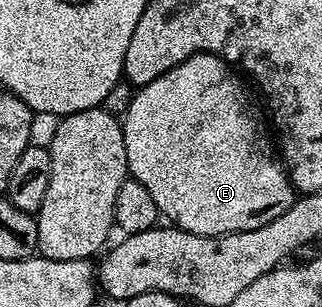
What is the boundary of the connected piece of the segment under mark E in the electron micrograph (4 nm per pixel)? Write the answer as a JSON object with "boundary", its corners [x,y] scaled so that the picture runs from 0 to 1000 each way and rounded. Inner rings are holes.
{"boundary":[[[612,169],[571,202],[534,215],[534,228],[497,241],[497,254],[438,277],[407,309],[385,355],[385,375],[376,381],[385,489],[398,502],[401,570],[422,593],[435,593],[435,606],[447,606],[447,619],[460,619],[460,632],[472,632],[472,658],[484,658],[494,694],[512,713],[519,704],[528,713],[519,720],[537,739],[565,743],[575,756],[624,769],[693,769],[724,756],[795,749],[795,736],[820,736],[832,723],[845,723],[845,710],[870,710],[870,697],[882,697],[882,684],[894,684],[894,671],[907,671],[919,648],[916,606],[901,590],[901,570],[888,564],[842,446],[839,456],[826,446],[826,417],[814,407],[814,391],[801,381],[786,332],[776,329],[776,300],[752,277],[748,254],[755,257],[717,212],[705,208],[689,186],[674,182],[668,169]]]}

